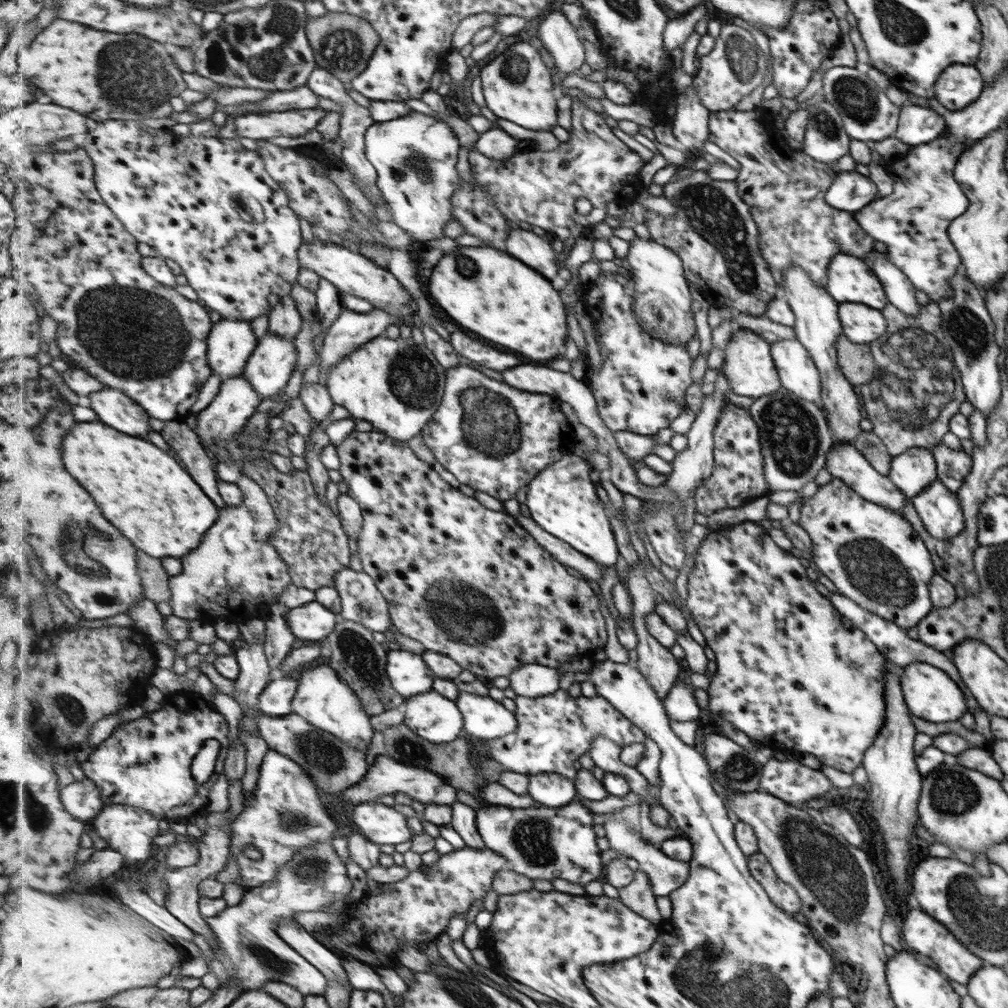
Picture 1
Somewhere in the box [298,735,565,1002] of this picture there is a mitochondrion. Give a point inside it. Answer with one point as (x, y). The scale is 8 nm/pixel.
(533, 838)

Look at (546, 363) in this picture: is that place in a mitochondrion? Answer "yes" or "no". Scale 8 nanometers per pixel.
no

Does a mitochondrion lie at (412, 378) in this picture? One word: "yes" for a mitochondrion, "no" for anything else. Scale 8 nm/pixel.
yes

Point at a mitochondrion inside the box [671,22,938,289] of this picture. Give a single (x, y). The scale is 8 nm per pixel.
(856, 97)

